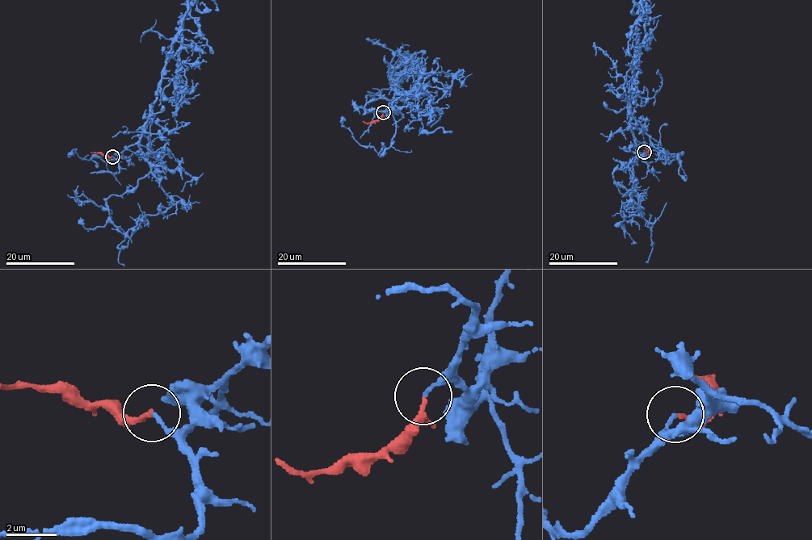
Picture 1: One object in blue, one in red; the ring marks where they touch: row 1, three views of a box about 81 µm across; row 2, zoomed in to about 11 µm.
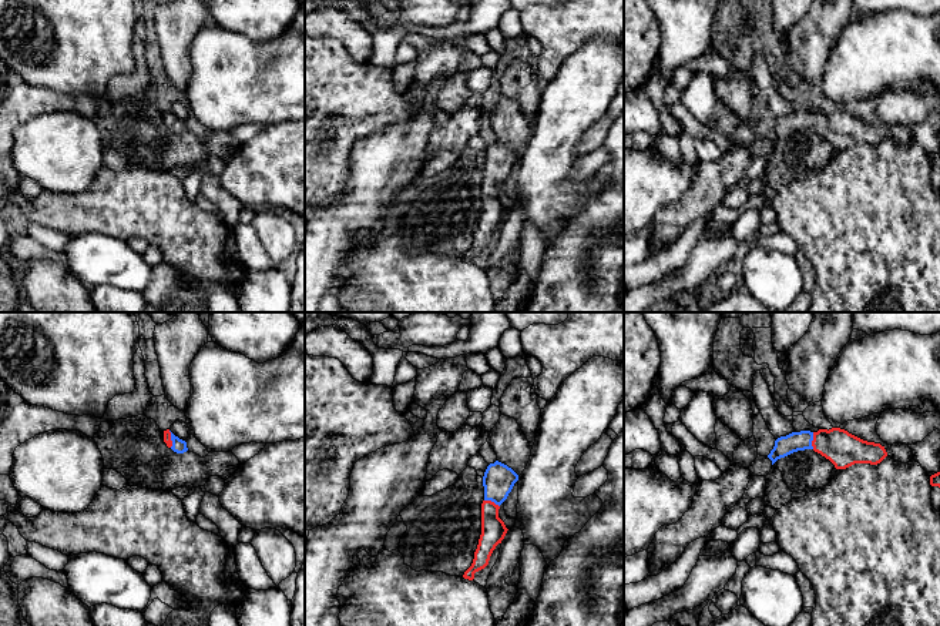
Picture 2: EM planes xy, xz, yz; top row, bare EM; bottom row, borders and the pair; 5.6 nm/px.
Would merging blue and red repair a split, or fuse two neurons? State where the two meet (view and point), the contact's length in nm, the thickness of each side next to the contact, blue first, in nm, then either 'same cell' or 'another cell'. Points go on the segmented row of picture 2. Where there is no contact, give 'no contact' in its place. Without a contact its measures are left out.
meets blue in yz at (812, 439); contact 100 nm long; 110 nm thick on the blue side, 200 nm on the other; same cell

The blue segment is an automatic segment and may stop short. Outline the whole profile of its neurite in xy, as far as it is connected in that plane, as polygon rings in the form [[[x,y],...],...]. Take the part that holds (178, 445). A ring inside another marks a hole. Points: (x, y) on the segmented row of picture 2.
[[[169,429],[164,431],[164,442],[177,453],[184,453],[188,451],[187,442],[175,436]]]

